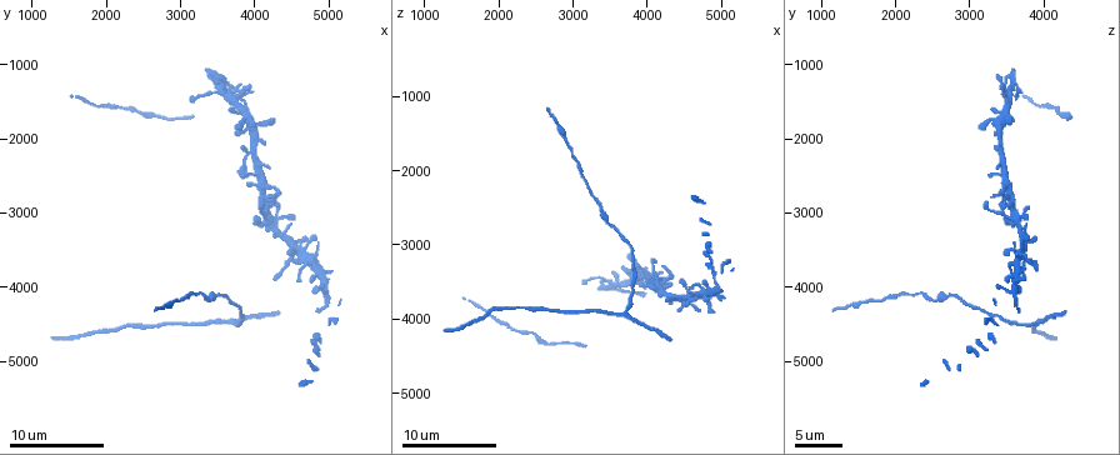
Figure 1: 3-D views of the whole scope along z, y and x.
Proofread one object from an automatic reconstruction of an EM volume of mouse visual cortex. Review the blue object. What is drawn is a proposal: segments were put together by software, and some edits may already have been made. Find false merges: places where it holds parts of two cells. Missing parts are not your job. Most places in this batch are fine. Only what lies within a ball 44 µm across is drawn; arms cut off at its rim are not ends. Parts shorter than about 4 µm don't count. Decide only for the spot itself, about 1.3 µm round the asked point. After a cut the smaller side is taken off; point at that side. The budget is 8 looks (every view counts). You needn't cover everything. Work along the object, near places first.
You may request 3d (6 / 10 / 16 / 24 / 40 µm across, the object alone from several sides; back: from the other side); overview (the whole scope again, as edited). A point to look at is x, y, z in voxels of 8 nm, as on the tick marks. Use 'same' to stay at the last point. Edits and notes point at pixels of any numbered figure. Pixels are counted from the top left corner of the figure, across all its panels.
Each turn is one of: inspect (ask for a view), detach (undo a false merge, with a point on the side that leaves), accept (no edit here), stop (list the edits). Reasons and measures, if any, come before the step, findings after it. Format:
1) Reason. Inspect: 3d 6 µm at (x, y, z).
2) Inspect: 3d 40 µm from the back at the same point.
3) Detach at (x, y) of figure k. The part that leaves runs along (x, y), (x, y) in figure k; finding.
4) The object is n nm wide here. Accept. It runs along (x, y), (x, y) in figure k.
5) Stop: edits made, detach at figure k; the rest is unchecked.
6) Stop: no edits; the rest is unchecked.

Thin arm on a thick one. Inspect: 3d 10 µm at (3950, 2150, 3400).

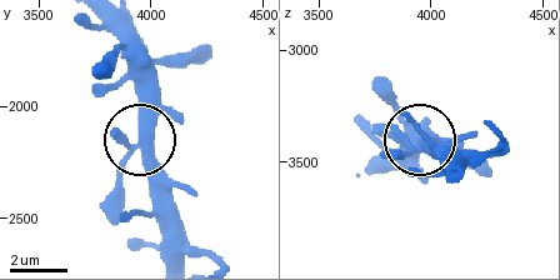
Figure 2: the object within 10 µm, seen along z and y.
Inspect: 3d 6 µm at the same point.

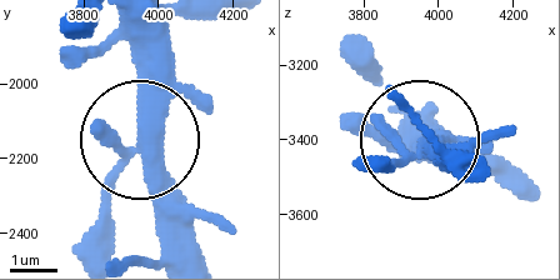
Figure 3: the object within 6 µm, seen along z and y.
Accept. It runs along (189, 249), (173, 176), (141, 149), (113, 176), (105, 249) in figure 3; all the same cell.

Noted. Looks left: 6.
Sudden change in width. Inspect: 3d 16 µm at (2700, 4500, 3850).

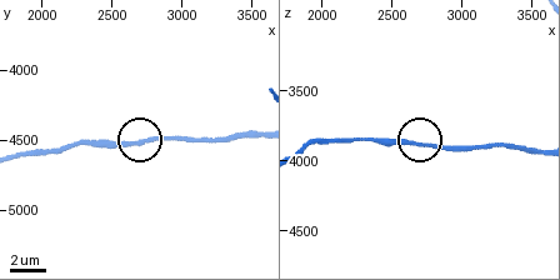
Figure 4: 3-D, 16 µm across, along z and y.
Accept. All the same cell.

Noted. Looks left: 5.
Two arms in line, one across. Inspect: 3d 16 µm at (4300, 3250, 3700).

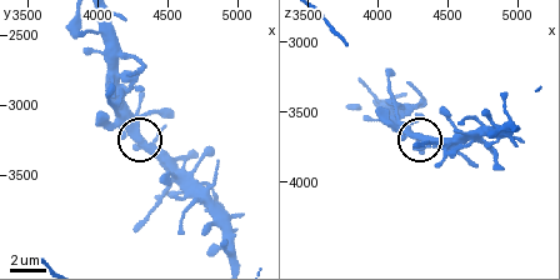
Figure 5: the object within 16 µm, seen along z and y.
The object is 360 nm wide here. Accept. Continuous, no second cell.

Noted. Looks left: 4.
Three arms meet. Inspect: 3d 10 µm at (3700, 4450, 3900).

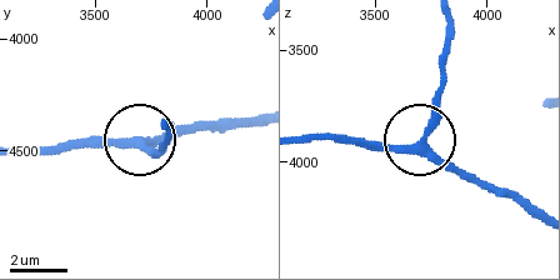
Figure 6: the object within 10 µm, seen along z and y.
The side arm is 21 µm long; 3 arms meet here. Accept. Continuous, no second cell.

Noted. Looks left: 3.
Stop: no edits; the rest is unchecked.

